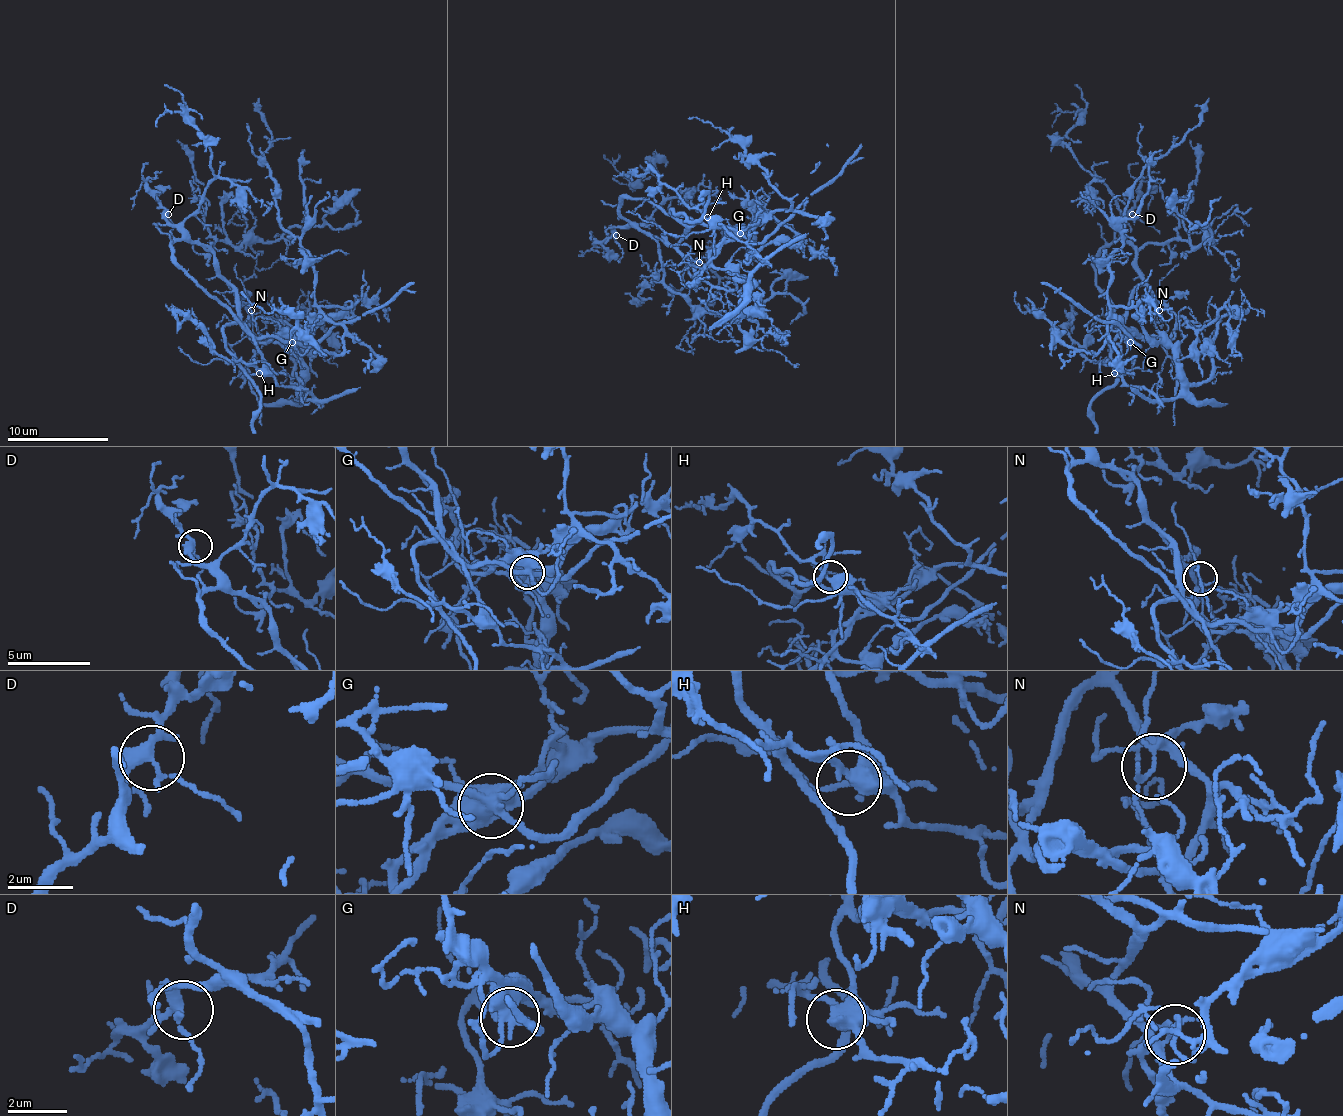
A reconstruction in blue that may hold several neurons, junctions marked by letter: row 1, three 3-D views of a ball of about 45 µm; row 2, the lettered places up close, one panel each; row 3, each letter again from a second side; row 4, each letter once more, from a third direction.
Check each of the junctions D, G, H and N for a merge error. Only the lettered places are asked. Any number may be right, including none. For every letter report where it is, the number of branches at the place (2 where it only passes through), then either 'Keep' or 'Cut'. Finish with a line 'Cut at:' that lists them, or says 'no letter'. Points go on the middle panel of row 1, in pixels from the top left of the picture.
D: Place: (616, 235). Branches: 4. Keep
G: Place: (740, 233). Branches: 4. Cut
H: Place: (707, 217). Branches: 4. Keep
N: Place: (699, 262). Branches: 4. Cut
Cut at: G, N

